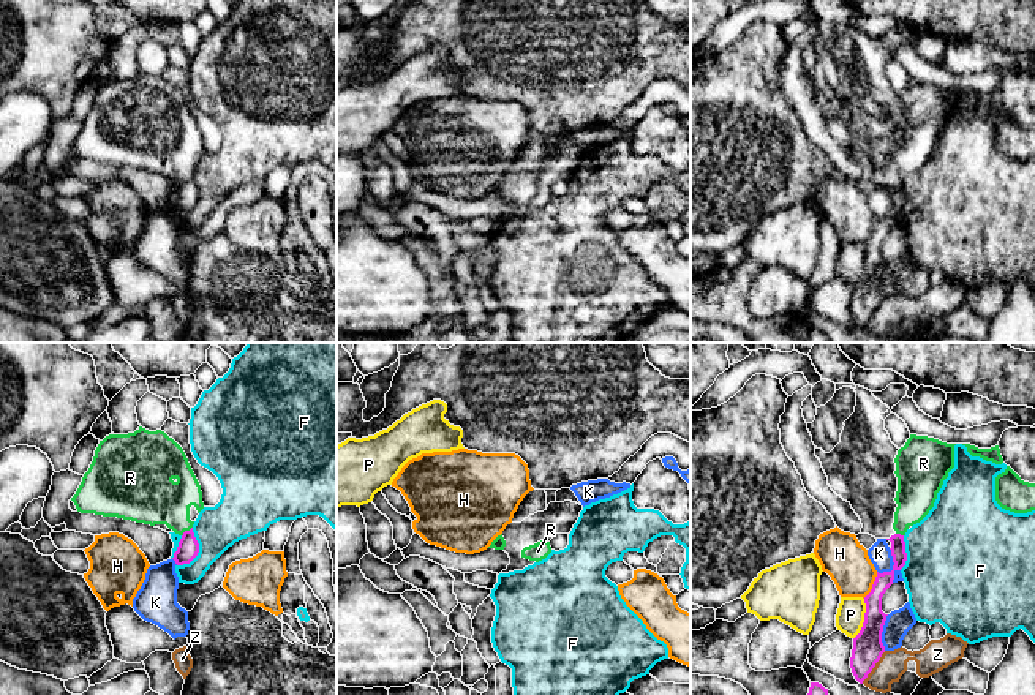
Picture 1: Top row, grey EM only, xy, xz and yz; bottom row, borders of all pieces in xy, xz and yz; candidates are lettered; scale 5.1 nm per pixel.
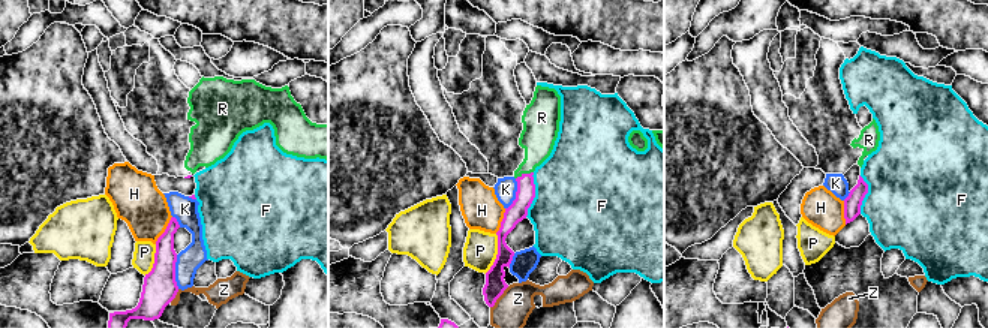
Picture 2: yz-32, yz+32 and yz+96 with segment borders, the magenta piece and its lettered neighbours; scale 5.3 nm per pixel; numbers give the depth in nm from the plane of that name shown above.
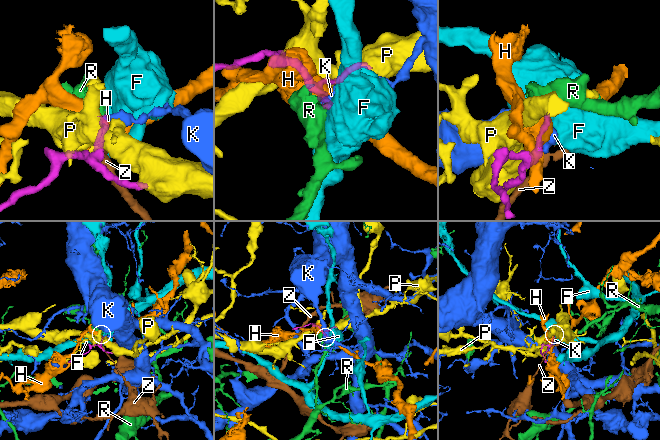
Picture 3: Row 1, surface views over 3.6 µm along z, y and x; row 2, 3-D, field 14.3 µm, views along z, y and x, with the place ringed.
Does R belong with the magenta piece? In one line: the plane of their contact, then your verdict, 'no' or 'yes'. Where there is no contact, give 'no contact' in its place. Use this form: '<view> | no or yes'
xy | yes

